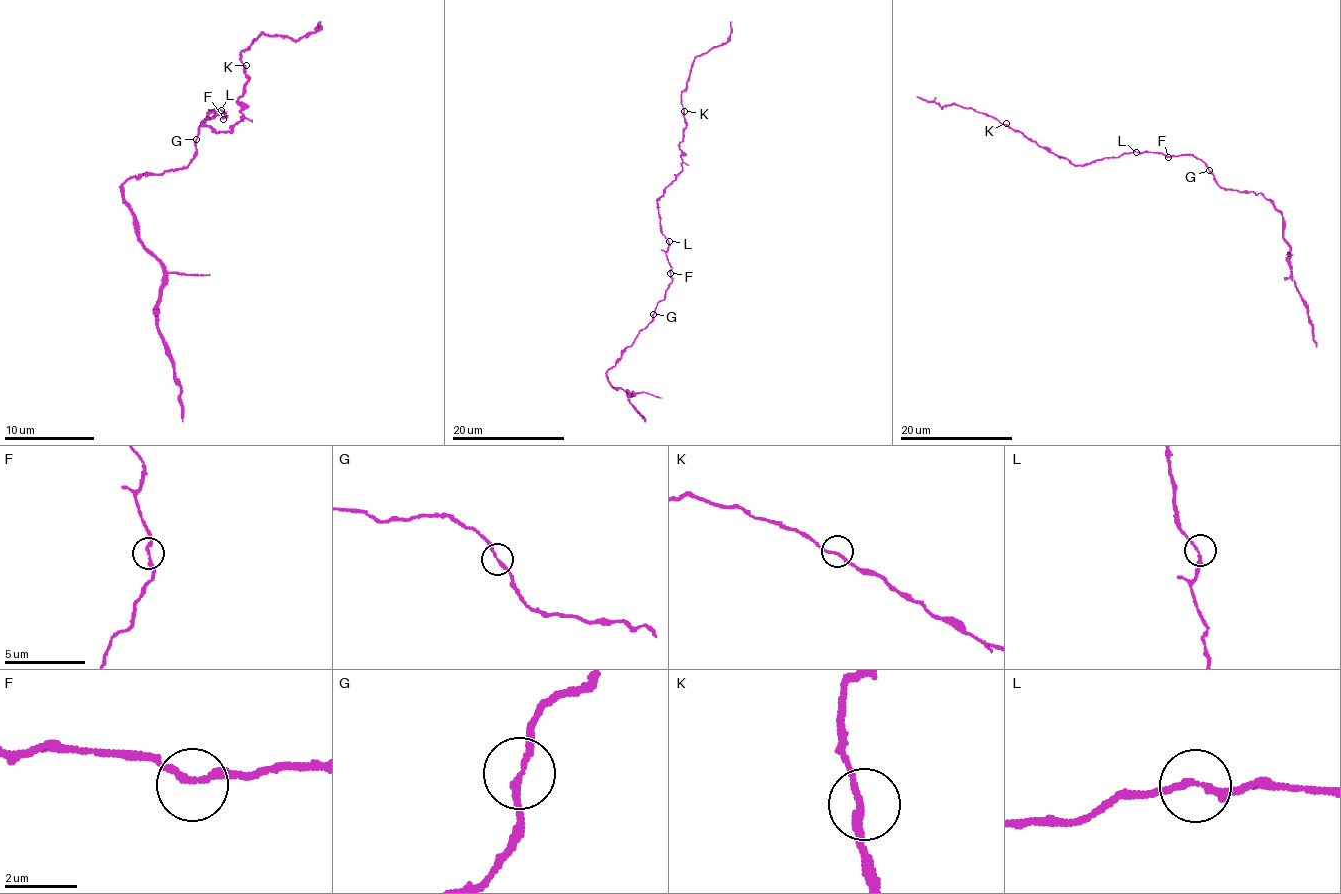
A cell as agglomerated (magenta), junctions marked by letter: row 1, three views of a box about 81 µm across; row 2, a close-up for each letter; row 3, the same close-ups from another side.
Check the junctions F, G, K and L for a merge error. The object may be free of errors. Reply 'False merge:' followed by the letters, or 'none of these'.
False merge: none of these

